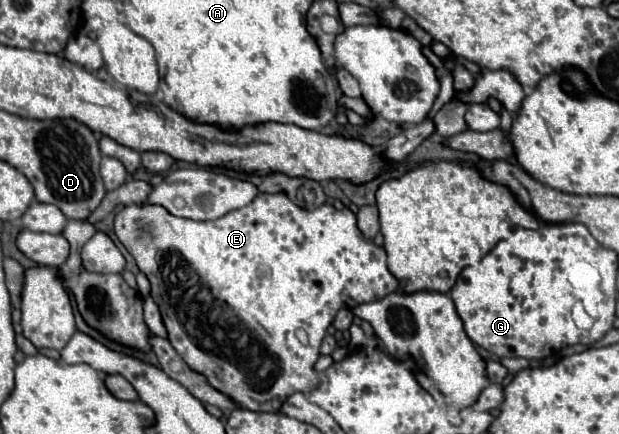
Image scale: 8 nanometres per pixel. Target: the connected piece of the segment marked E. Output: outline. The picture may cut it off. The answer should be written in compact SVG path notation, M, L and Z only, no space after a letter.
M285 193L275 195L257 195L253 203L249 203L243 209L231 211L219 219L213 221L193 221L171 215L161 205L127 205L115 215L113 231L117 239L127 247L127 251L135 257L137 267L147 275L151 283L151 297L155 303L159 303L163 323L169 333L171 345L177 349L177 353L183 357L183 361L197 373L205 375L207 381L233 401L237 401L241 407L251 411L273 411L277 413L285 397L289 397L295 391L309 393L315 387L315 371L313 365L319 359L319 345L327 333L327 327L333 323L339 309L353 309L361 303L379 301L385 295L399 289L399 281L389 273L387 269L387 255L383 247L377 247L375 243L361 241L361 233L357 233L357 219L349 209L337 211L333 205L321 205L313 211L297 207Z

